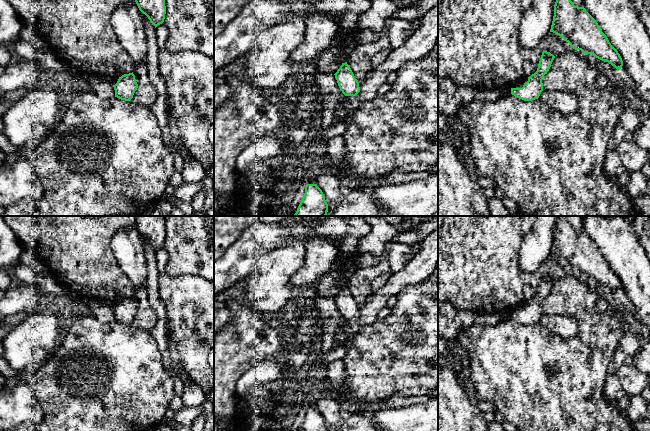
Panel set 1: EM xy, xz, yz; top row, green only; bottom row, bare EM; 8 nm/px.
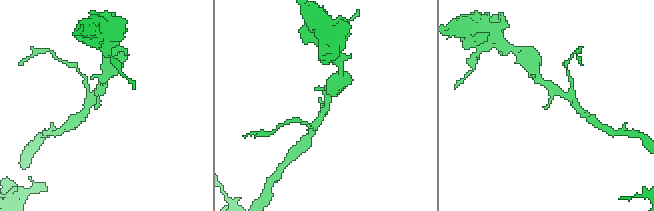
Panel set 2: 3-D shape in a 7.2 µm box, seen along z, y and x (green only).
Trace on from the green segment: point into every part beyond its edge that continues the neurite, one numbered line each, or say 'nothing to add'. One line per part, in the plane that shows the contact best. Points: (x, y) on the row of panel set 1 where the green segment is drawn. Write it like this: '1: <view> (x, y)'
1: yz (519, 85)

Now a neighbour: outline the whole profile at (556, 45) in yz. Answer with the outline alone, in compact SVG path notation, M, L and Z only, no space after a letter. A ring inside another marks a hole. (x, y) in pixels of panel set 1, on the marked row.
M442 0L438 4L438 80L450 77L457 85L477 90L510 89L537 71L543 51L554 56L571 46L559 35L549 32L535 51L527 50L519 41L519 27L533 0Z

